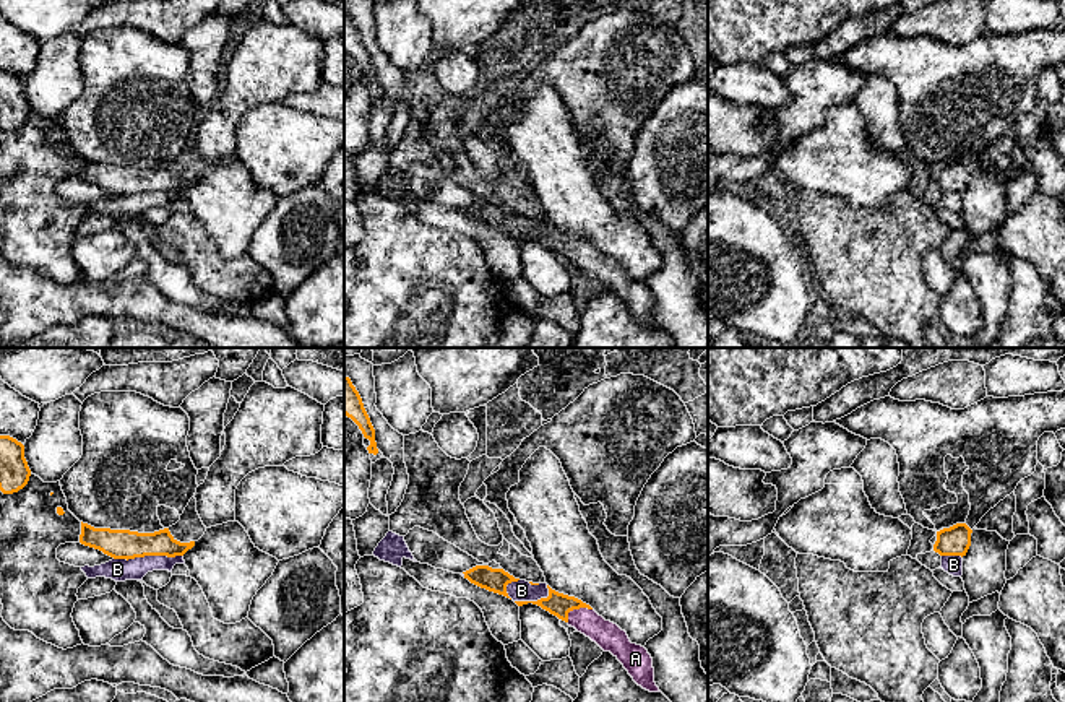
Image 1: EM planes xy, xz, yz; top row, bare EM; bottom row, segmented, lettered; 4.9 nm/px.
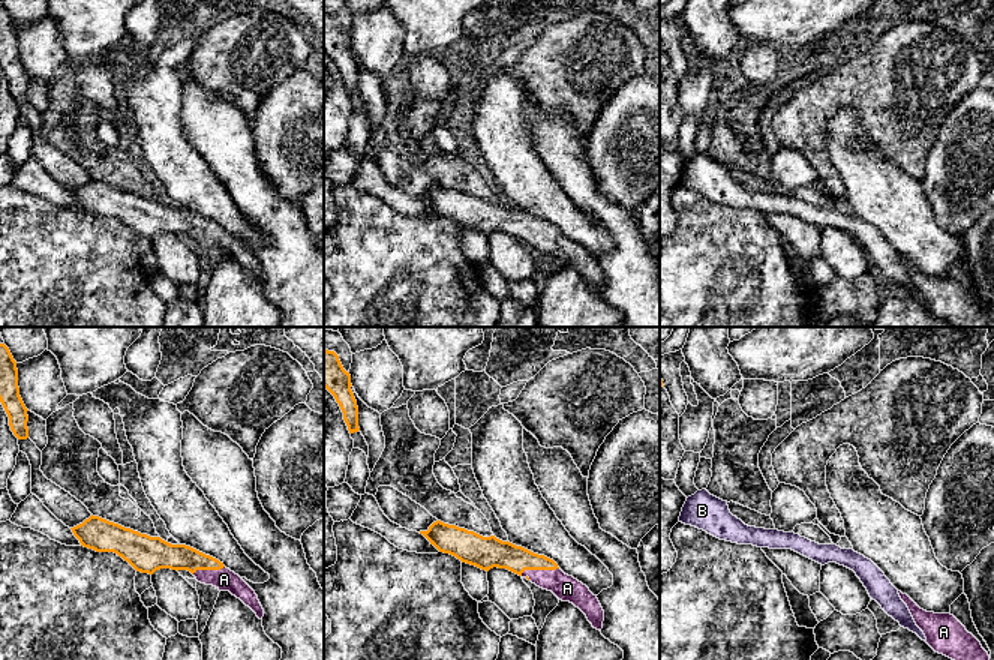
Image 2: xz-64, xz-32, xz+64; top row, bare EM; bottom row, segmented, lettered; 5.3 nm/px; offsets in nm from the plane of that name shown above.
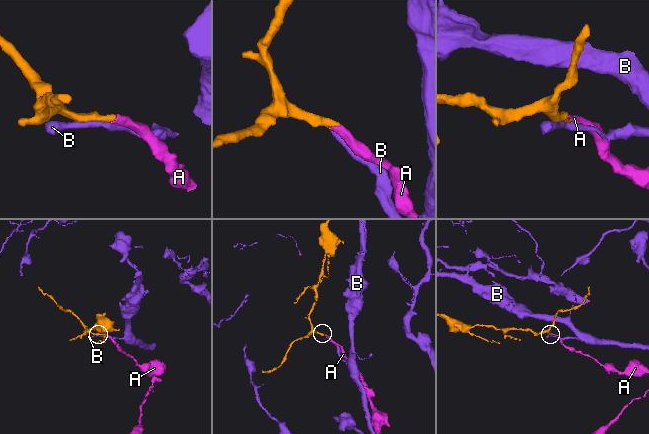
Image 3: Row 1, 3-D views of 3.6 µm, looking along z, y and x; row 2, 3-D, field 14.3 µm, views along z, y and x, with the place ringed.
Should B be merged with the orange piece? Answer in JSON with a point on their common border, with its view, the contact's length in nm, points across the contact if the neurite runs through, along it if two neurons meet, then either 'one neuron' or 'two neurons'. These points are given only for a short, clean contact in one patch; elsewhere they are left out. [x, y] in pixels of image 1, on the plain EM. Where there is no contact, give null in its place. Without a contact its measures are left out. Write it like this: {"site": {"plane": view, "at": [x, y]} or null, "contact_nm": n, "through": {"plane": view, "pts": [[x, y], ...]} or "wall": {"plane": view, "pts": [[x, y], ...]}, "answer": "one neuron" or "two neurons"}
{"site": {"plane": "xy", "at": [148, 190]}, "contact_nm": 340, "answer": "two neurons"}

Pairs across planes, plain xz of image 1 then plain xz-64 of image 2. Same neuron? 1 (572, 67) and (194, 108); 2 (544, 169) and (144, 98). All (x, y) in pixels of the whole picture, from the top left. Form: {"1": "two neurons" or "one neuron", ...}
{"1": "two neurons", "2": "one neuron"}

